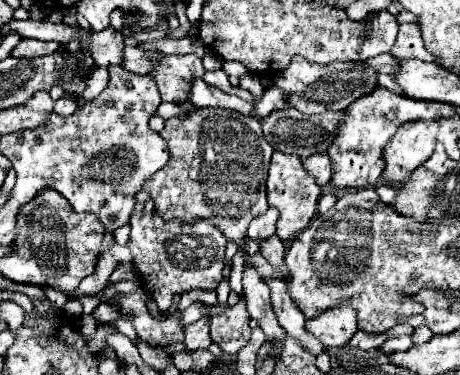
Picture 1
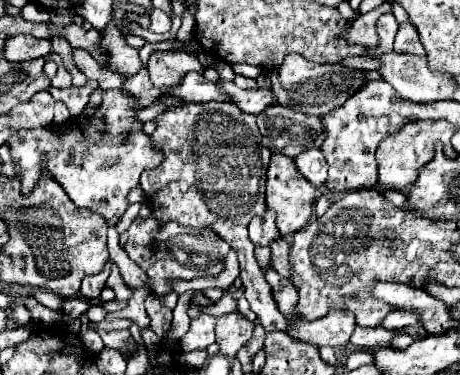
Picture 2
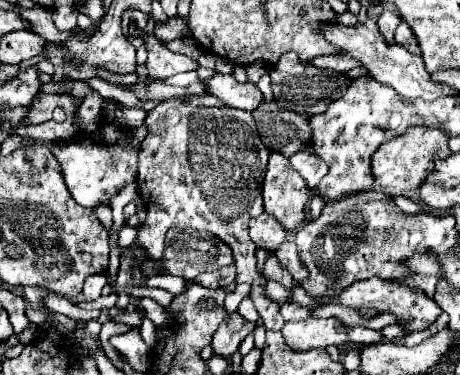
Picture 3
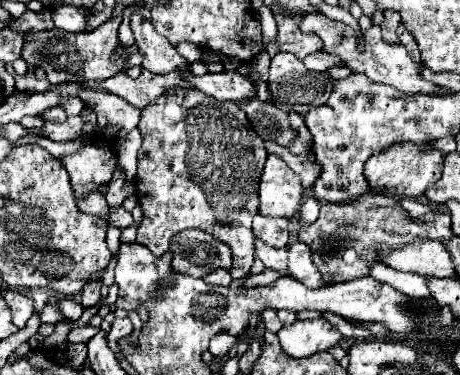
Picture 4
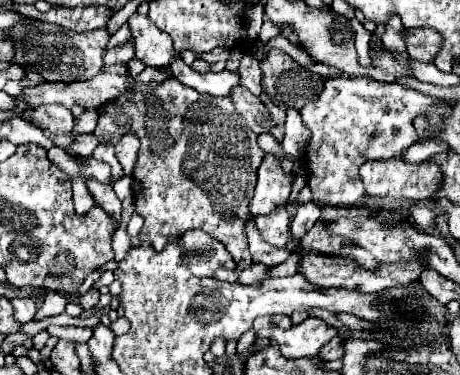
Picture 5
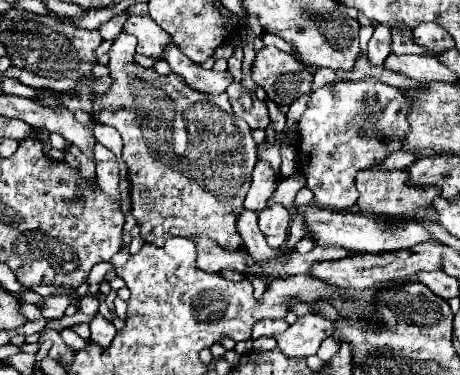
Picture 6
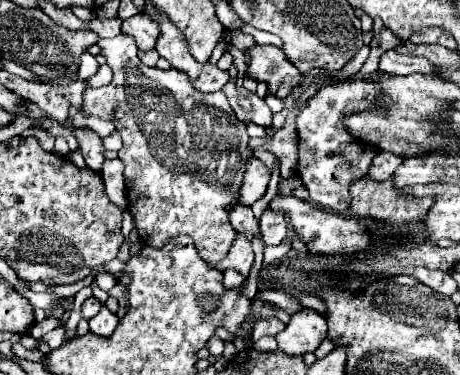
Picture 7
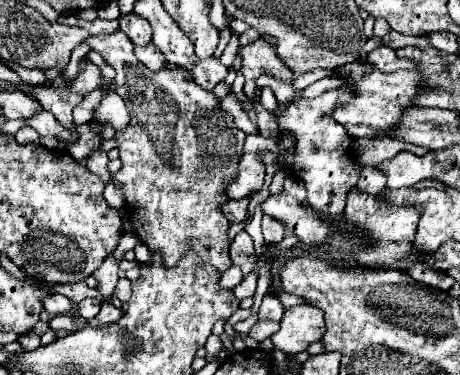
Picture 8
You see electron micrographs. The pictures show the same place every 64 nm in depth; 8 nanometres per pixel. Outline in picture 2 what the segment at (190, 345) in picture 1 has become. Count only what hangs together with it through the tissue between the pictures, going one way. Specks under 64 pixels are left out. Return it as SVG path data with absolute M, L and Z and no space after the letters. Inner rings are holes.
M202 312L200 318L190 322L190 330L180 340L180 350L192 352L192 350L202 350L210 346L214 342L214 324L216 324L216 318Z

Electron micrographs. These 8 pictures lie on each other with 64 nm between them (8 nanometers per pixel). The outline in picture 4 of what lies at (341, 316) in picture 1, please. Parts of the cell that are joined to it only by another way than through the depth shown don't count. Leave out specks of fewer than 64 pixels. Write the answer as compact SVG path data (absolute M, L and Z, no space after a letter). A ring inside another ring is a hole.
M298 320L278 332L284 352L292 358L312 356L338 344L344 336L326 320Z

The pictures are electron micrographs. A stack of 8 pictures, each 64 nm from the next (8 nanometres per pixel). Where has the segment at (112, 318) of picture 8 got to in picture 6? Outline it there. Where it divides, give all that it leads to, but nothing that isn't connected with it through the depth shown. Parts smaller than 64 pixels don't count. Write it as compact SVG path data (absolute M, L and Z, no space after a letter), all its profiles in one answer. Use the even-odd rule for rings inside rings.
M96 314L94 320L90 322L90 330L92 330L92 336L90 336L90 342L98 344L102 350L106 350L110 346L110 342L114 340L116 336L116 328L112 326L112 322L108 322L104 316Z

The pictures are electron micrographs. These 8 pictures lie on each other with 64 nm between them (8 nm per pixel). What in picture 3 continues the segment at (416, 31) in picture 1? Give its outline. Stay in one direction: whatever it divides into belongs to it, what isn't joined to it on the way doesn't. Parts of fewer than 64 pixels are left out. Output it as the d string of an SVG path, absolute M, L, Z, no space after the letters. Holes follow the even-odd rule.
M402 22L398 28L396 28L394 42L396 42L396 44L400 44L400 46L404 46L404 48L406 48L408 52L412 52L412 54L420 54L418 40L416 40L416 36L414 36L412 28L410 28L408 24L404 24L404 22Z

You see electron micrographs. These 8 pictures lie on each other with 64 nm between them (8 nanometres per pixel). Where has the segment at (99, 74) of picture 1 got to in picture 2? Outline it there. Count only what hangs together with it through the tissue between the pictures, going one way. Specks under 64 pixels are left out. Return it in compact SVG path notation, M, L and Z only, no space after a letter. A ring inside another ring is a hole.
M90 80L84 86L71 86L67 89L60 89L50 86L48 91L55 101L62 101L66 104L72 117L81 114L89 101L90 95L97 90L99 84L96 80Z

